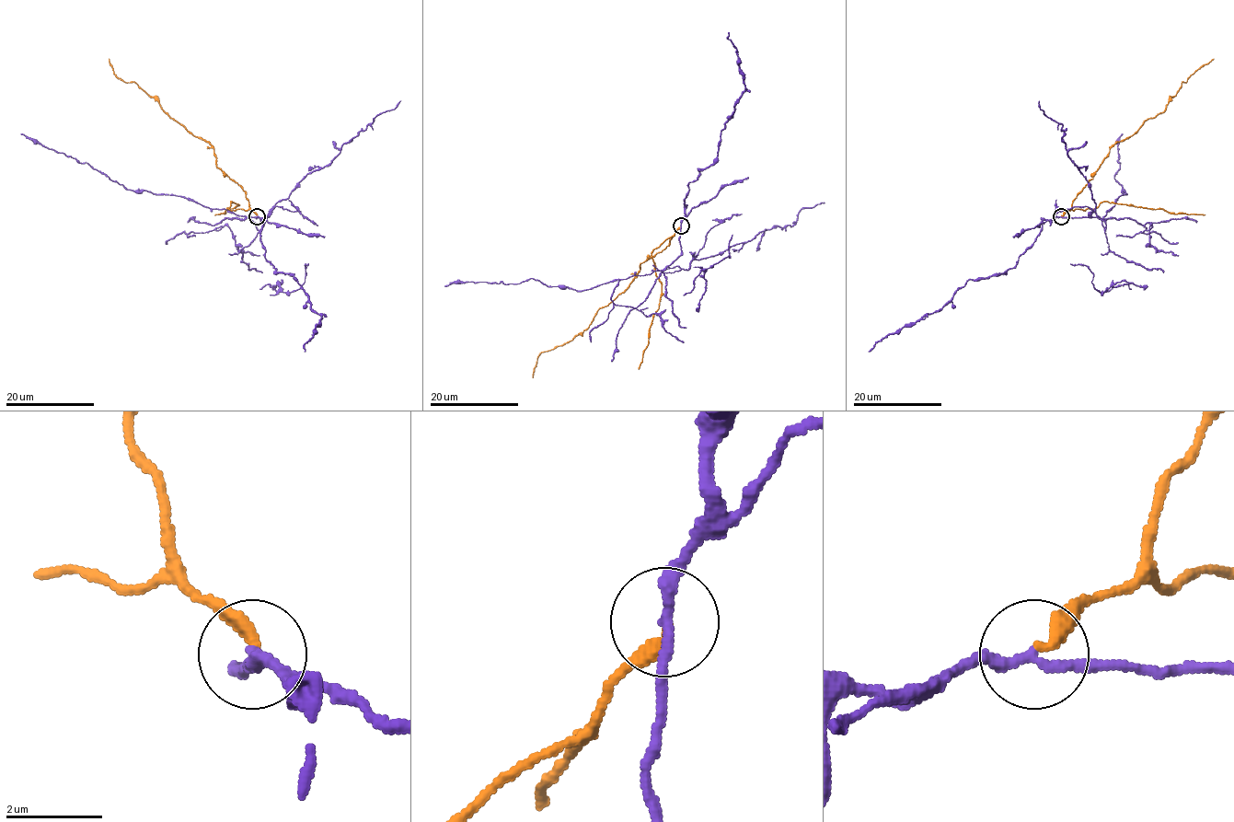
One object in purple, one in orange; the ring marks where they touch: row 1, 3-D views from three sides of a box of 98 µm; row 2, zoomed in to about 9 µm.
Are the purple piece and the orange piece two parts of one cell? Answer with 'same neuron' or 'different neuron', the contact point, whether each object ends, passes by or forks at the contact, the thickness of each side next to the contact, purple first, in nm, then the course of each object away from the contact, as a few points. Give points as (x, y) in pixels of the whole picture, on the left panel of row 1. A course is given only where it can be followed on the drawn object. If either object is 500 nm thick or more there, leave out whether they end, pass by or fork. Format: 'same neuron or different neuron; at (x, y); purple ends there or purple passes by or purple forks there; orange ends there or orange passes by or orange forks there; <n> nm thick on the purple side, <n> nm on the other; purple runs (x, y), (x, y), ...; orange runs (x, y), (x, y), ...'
different neuron; at (257, 216); purple passes by; orange ends there; 240 nm thick on the purple side, 260 nm on the other; purple runs (257, 216), (246, 217), (225, 209), (205, 208), (178, 195), (128, 190), (86, 162), (34, 144), (21, 133); orange runs (257, 215), (250, 209), (246, 192), (216, 166), (214, 149), (170, 117), (134, 82), (120, 80), (109, 59)

